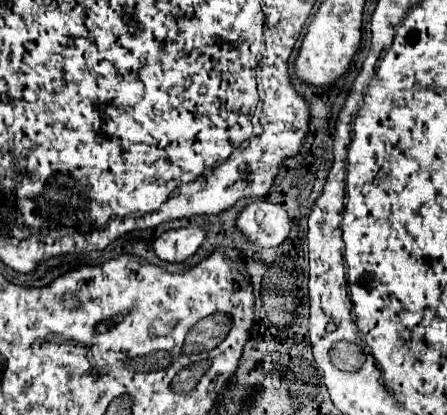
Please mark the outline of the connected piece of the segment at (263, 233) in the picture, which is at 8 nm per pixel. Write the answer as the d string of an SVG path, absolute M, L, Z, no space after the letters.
M253 201L240 213L236 227L256 245L278 247L288 239L291 219L279 205Z

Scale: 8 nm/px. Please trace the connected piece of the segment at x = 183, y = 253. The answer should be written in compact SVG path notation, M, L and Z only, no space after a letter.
M182 227L162 233L154 241L154 251L164 261L186 261L206 239L206 229L202 227Z

